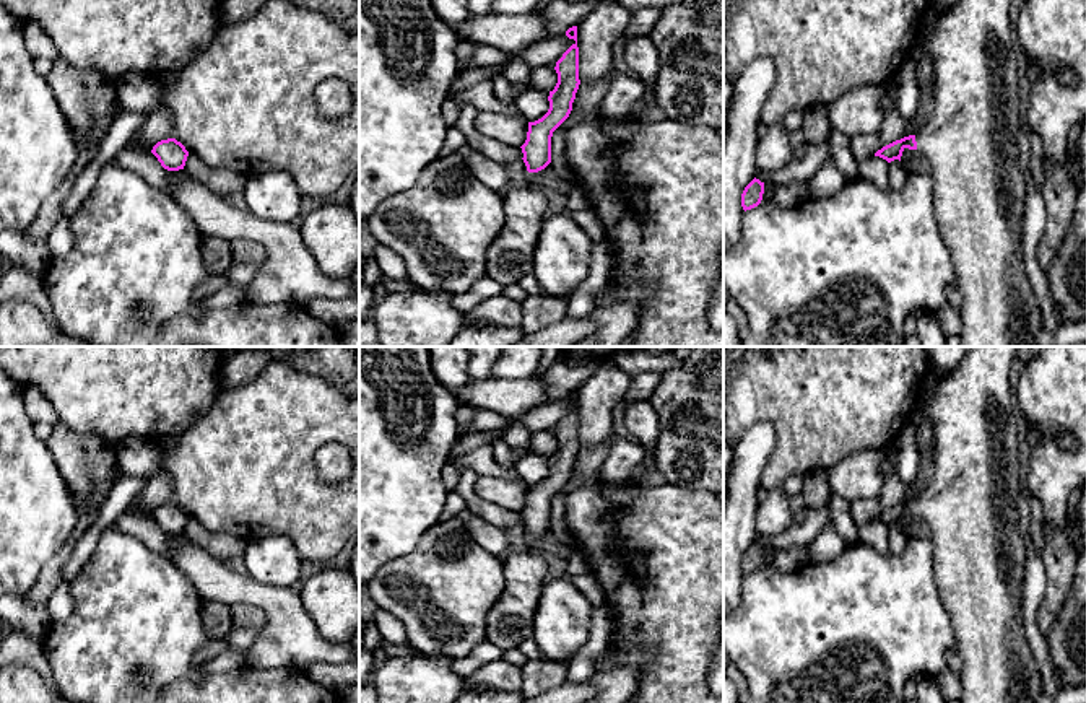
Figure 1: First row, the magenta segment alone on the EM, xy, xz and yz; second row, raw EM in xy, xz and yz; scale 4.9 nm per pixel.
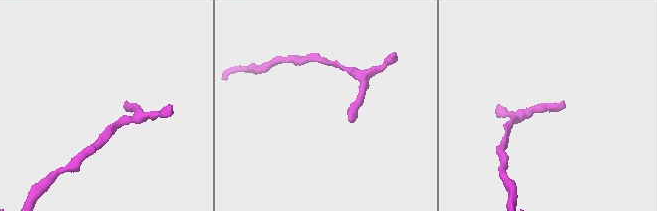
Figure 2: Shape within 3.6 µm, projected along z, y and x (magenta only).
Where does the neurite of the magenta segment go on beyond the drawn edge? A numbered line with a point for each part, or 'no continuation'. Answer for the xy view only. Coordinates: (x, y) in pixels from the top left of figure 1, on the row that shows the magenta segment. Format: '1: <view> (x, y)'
no continuation

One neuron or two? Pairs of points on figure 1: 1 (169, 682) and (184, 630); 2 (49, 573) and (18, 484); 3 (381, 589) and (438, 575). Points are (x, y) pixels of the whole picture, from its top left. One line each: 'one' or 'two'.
1: one
2: two
3: one

